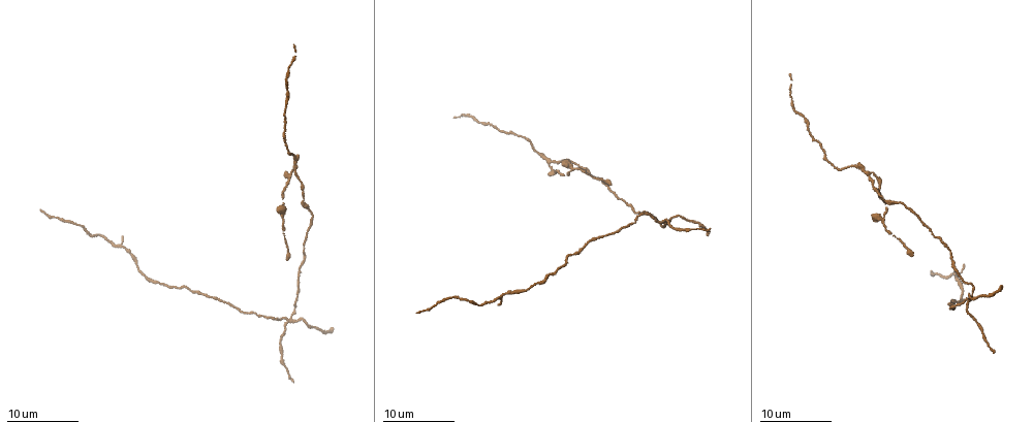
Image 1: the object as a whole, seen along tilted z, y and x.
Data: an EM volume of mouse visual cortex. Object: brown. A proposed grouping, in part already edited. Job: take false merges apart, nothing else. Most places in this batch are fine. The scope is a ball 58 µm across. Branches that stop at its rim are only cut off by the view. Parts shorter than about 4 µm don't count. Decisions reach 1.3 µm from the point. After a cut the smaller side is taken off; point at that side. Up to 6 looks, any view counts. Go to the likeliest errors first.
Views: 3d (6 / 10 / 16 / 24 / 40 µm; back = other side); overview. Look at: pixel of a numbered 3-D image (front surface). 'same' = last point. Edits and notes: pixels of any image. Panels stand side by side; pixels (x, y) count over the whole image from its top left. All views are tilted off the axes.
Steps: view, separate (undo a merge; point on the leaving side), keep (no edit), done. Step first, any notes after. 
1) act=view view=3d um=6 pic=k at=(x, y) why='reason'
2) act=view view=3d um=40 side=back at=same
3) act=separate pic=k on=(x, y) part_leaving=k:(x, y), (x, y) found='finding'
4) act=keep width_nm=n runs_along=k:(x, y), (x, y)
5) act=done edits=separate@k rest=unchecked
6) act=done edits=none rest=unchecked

act=view view=3d um=10 pic=1 at=(869, 174) why='side arm on a straight run'

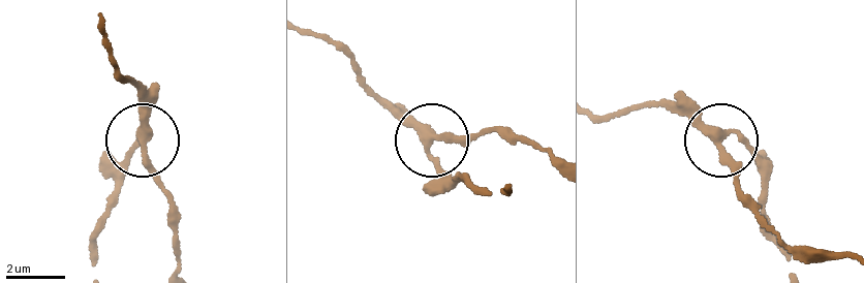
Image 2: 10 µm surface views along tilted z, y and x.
act=keep runs_along=2:(176, 261), (167, 199), (140, 140), (117, 185) found='one cell here'

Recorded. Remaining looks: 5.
act=view view=3d um=10 pic=1 at=(295, 322) why='branch point'

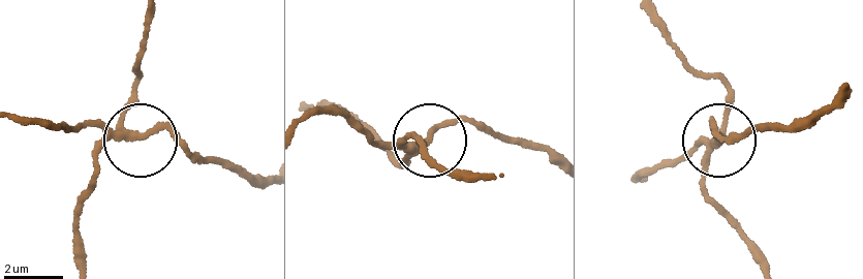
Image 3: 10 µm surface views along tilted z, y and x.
act=view view=3d um=6 pic=3 at=(137, 136) why='zoom in'

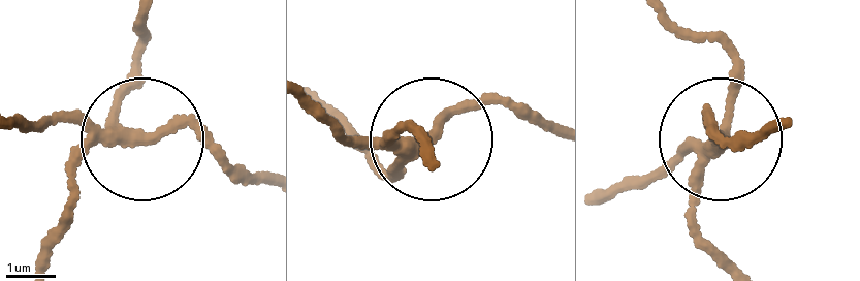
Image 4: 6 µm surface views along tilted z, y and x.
act=separate pic=4 on=(189, 121) arms=3 part_leaving=4:(115, 135), (14, 115) found='two cells meet here'

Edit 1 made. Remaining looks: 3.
act=view view=3d um=10 pic=1 at=(286, 105) why='calibre changes'

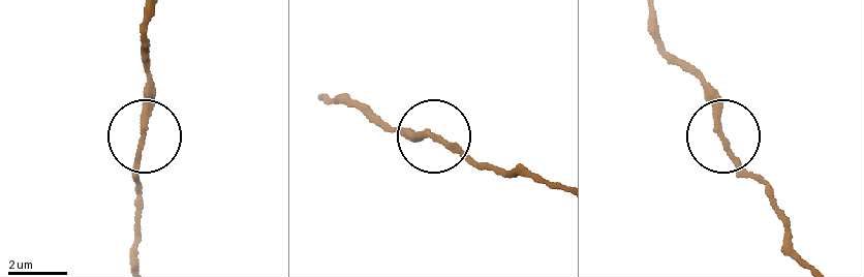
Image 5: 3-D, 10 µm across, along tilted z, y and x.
act=view view=3d um=6 pic=5 at=(143, 131)

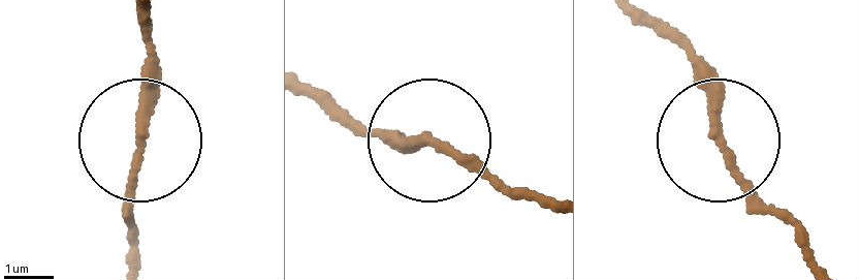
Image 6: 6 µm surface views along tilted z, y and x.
act=keep runs_along=6:(133, 259), (142, 29) found='all the same cell'

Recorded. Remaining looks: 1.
act=done edits=separate@4 rest=unchecked

